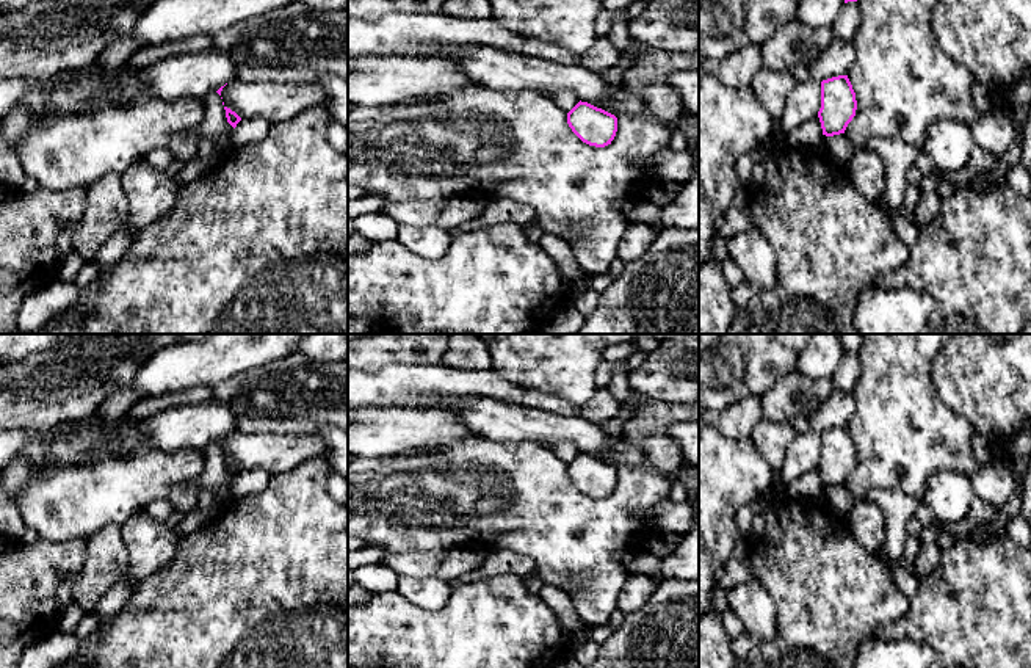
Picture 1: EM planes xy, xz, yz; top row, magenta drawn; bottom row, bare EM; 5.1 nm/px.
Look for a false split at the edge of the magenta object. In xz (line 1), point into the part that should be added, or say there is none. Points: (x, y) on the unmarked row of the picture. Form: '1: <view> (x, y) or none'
1: none

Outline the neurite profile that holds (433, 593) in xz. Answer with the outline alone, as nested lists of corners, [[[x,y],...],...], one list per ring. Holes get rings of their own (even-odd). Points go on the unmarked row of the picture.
[[[403,575],[396,588],[396,593],[406,601],[425,610],[443,608],[451,591],[453,586],[439,577],[415,579]]]

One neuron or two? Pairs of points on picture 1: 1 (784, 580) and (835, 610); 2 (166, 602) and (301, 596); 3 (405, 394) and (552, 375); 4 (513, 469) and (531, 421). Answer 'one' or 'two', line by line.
1: one
2: one
3: two
4: two

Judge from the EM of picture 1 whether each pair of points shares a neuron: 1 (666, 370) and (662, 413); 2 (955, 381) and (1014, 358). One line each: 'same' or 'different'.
1: different
2: same

